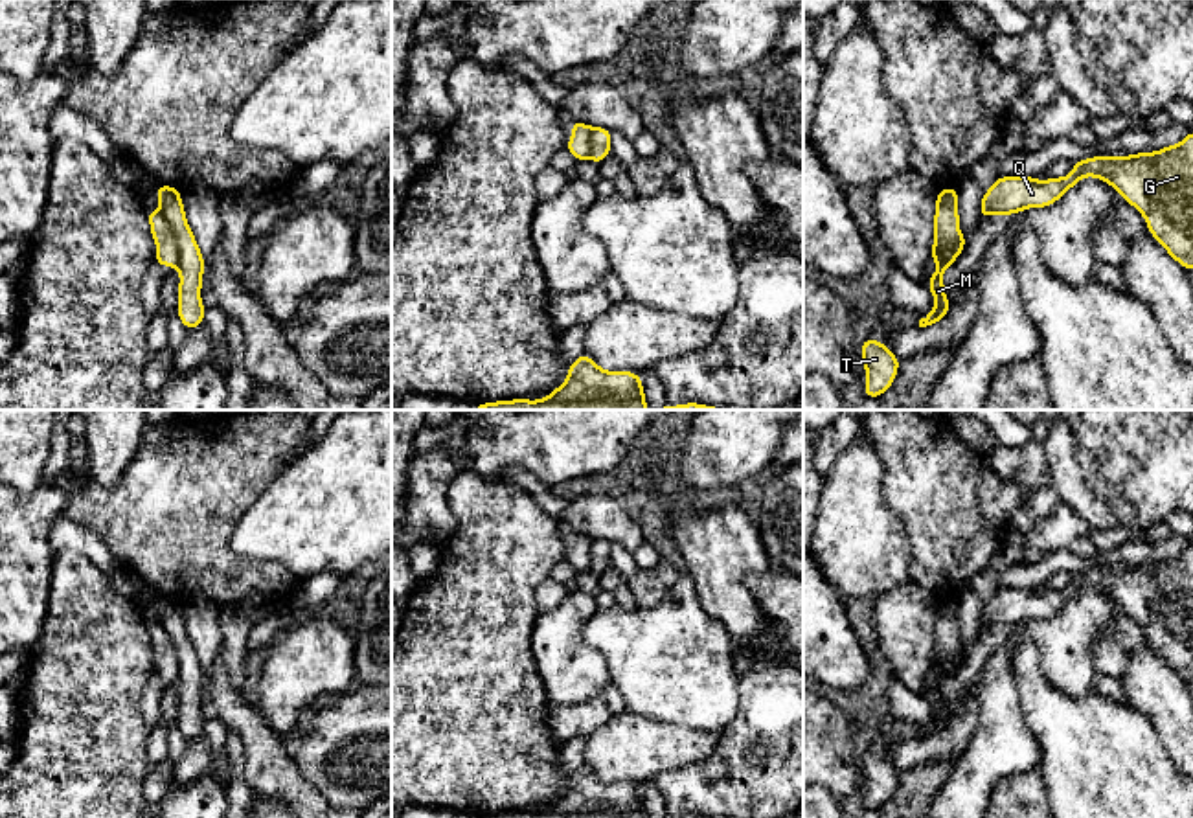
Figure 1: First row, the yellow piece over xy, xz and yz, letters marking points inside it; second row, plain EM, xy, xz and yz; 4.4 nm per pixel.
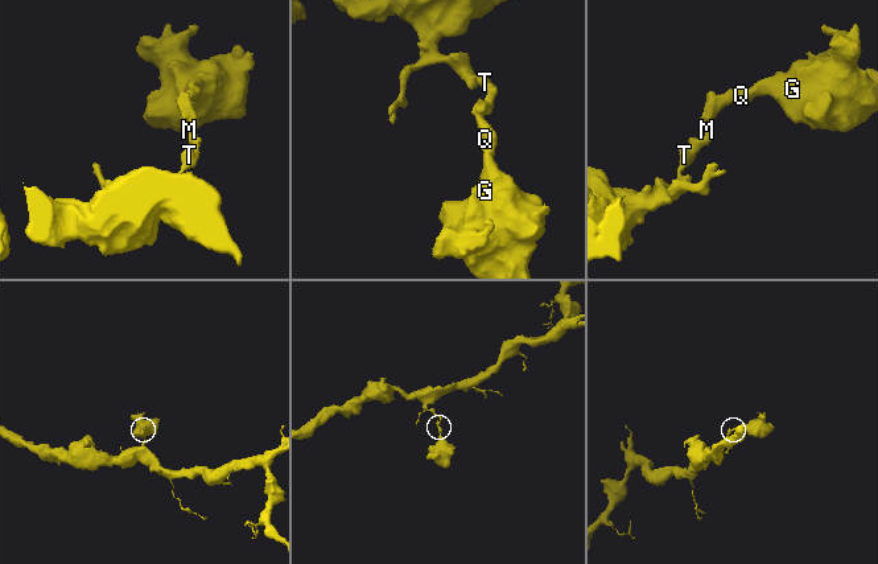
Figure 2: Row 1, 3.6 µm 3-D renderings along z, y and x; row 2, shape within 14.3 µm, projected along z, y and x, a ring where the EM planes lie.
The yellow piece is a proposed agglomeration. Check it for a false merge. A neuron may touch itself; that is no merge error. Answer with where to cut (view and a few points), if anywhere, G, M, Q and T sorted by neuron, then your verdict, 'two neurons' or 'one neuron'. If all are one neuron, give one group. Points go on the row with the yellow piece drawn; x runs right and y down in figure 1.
cut xy (160, 212), (175, 238), (177, 267); groups G Q / M T; two neurons

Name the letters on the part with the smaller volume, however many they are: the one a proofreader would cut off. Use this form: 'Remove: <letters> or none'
Remove: G, Q

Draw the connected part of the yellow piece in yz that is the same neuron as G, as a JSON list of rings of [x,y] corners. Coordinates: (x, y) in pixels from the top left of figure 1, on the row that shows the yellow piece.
[[[1193,132],[1156,153],[1075,160],[1062,178],[998,176],[982,197],[982,221],[1051,206],[1083,176],[1112,186],[1143,215],[1149,233],[1165,252],[1187,272],[1193,268]]]

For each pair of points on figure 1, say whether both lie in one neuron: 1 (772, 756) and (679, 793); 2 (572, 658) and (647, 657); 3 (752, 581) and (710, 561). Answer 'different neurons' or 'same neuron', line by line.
1: same neuron
2: different neurons
3: different neurons

